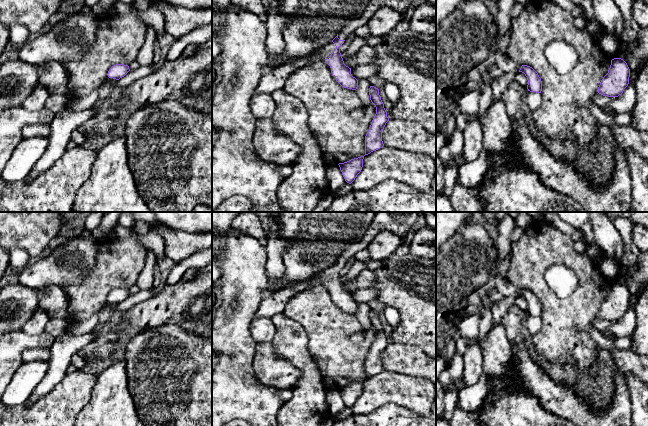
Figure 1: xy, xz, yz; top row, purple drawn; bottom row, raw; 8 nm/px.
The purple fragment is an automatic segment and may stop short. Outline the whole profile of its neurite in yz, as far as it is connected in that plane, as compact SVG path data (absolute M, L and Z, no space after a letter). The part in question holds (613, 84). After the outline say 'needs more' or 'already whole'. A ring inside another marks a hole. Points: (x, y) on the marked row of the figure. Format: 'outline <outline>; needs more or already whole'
outline M621 58L611 60L608 73L598 87L598 93L608 97L618 97L629 84L630 69Z; already whole

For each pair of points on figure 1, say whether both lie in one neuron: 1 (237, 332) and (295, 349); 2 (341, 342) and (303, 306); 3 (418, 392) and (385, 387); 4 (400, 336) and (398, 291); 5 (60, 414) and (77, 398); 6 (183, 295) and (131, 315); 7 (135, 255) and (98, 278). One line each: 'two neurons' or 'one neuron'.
1: two neurons
2: one neuron
3: one neuron
4: one neuron
5: one neuron
6: one neuron
7: one neuron

